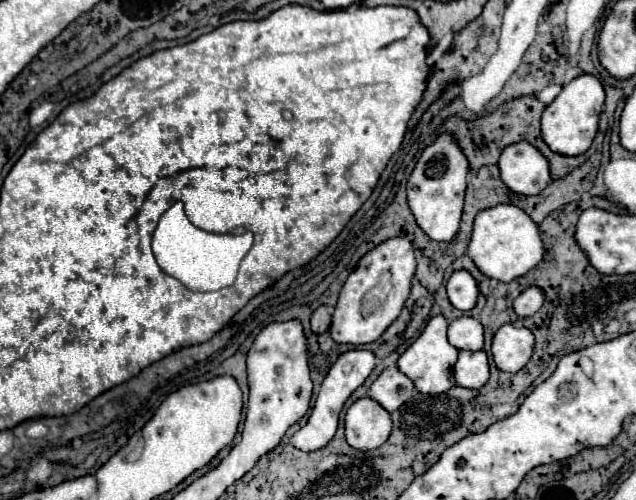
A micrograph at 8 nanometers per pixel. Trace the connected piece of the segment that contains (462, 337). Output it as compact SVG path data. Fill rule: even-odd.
M460 316L448 328L448 340L458 350L482 350L484 346L484 328L480 320L472 316Z

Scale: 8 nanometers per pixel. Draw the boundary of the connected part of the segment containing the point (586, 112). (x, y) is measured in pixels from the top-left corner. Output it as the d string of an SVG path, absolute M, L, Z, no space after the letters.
M580 74L572 82L568 82L562 92L554 98L552 104L546 106L542 114L542 138L544 142L558 154L578 156L586 152L598 132L598 120L604 106L604 86L592 74Z

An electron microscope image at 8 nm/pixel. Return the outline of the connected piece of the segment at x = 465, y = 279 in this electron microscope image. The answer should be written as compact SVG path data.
M456 270L450 276L446 288L448 288L448 298L450 298L454 308L458 308L462 312L468 312L476 306L478 284L468 270Z

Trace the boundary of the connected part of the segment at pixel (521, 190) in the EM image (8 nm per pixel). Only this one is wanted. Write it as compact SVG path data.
M526 140L506 146L498 166L506 186L524 196L540 194L552 180L548 158Z

